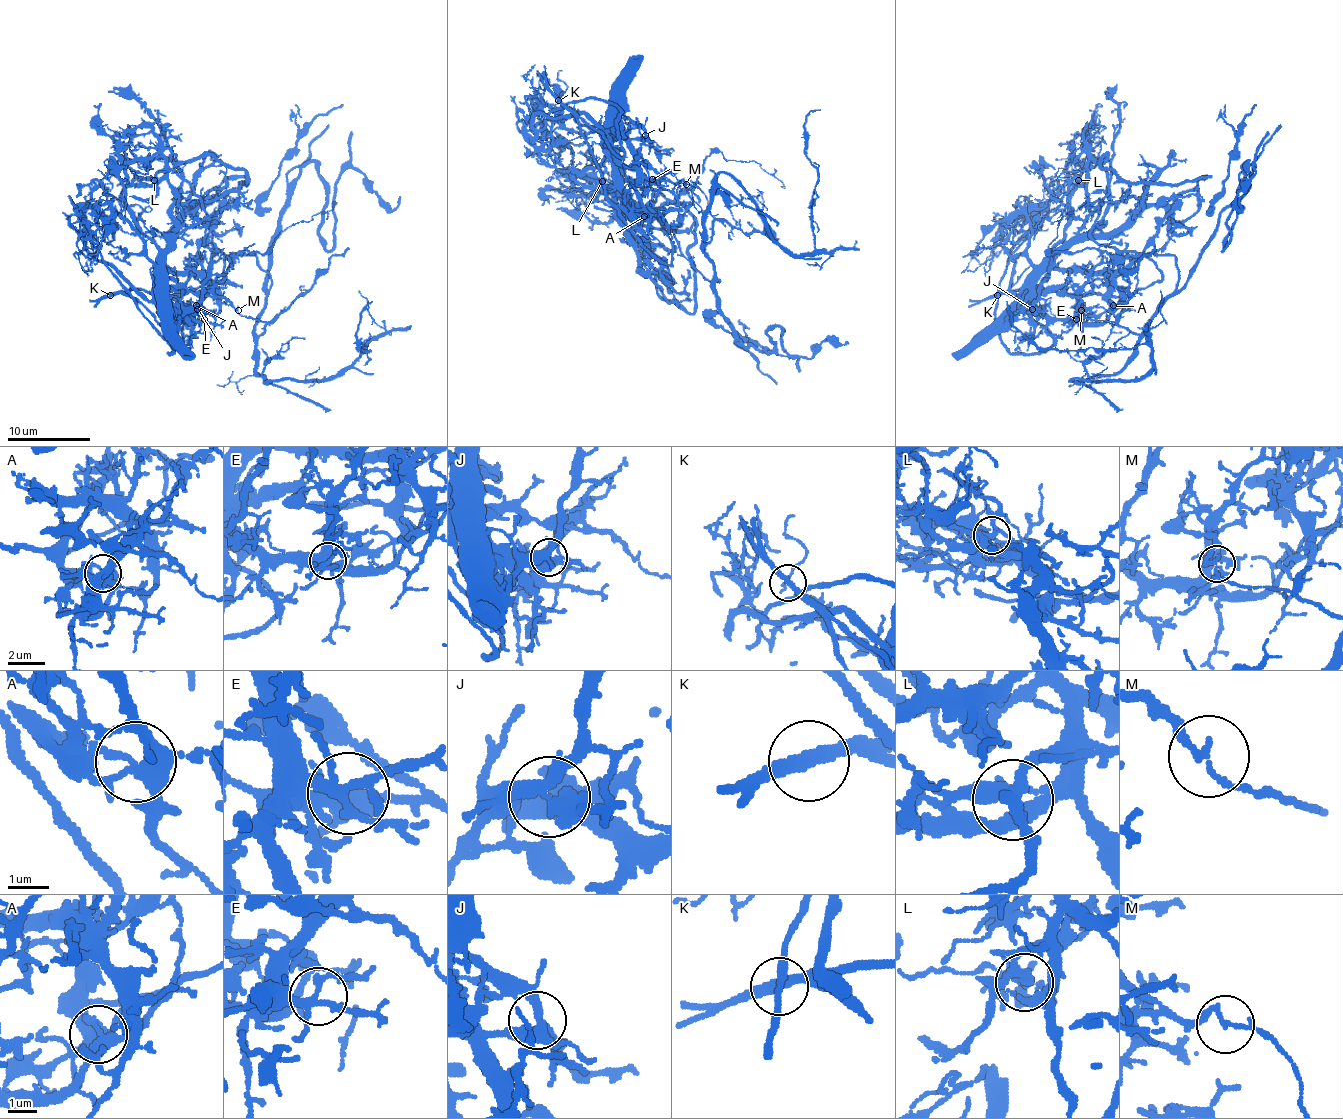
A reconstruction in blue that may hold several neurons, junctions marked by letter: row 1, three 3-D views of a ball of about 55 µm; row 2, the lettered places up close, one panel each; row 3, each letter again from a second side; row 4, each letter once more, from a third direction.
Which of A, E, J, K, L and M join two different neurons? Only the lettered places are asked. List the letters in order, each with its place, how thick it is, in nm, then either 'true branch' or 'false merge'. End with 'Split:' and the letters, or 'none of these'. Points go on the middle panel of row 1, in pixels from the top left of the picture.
A: (644, 216) | 320 nm | false merge
E: (652, 179) | 240 nm | true branch
J: (645, 135) | 360 nm | false merge
K: (558, 100) | 280 nm | false merge
L: (602, 181) | 280 nm | true branch
M: (686, 184) | 160 nm | false merge
Split: A, J, K, M

